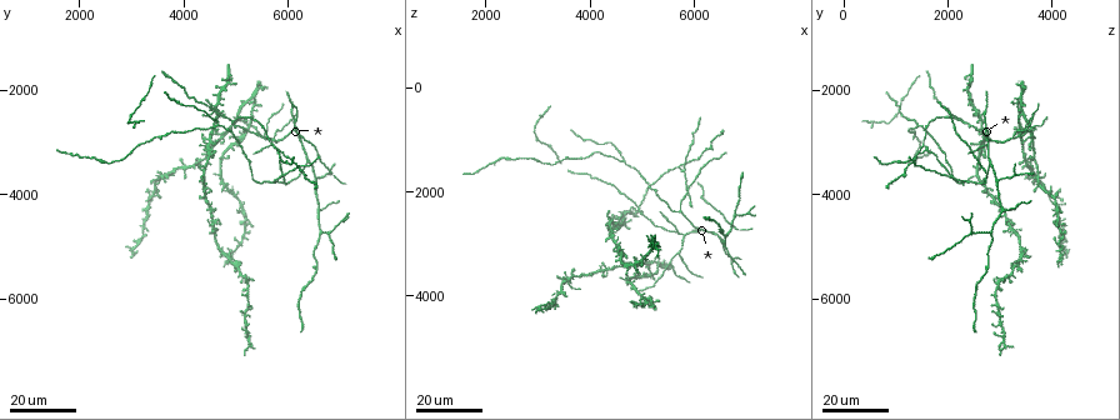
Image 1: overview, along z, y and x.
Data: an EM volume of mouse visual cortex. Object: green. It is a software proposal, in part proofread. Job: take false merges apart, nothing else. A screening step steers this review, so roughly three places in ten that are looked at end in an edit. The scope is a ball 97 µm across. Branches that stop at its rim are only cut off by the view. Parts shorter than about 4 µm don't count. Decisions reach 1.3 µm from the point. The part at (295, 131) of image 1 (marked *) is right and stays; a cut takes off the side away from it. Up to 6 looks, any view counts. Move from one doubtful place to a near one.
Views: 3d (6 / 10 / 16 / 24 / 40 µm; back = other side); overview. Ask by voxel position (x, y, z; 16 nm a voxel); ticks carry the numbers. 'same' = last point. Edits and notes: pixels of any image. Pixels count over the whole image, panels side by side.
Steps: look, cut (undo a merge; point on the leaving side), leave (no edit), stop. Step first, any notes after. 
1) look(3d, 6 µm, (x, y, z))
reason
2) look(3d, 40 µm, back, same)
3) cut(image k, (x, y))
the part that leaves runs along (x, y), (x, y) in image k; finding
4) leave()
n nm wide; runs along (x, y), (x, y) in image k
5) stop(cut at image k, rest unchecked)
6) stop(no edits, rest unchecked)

look(3d, 24 µm, (4900, 2550, 2300))
three-way junction

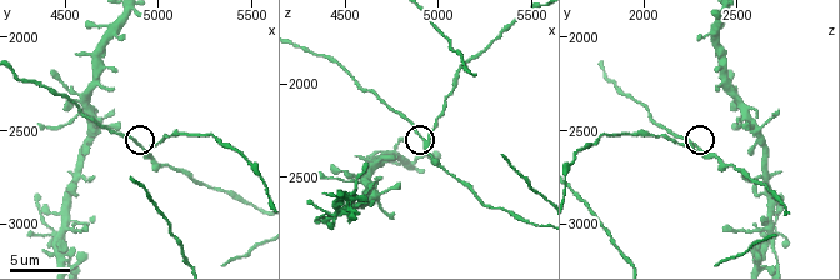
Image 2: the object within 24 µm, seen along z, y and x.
look(3d, 6 µm, (4920, 2600, 2300))
zoom in

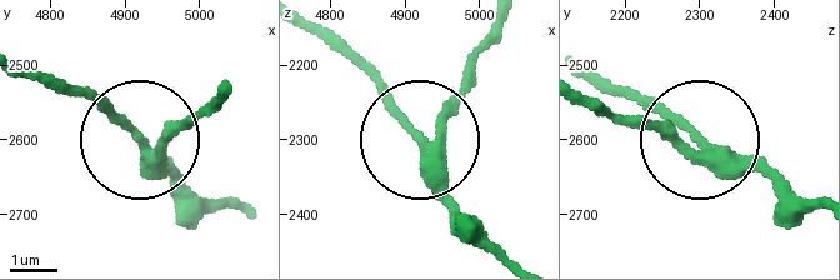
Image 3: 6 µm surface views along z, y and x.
look(3d, 6 µm, back, (4915, 2595, 2290))

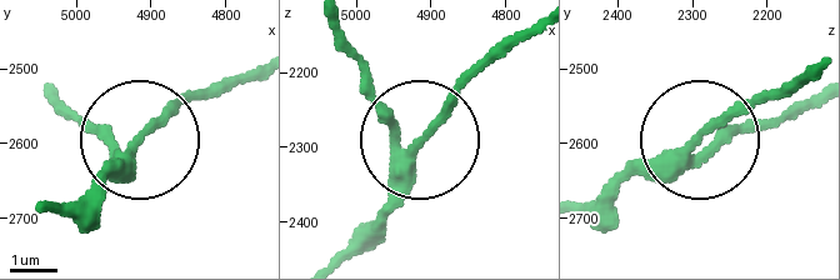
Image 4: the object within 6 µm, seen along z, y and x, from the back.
leave()
runs along (334, 256), (389, 196), (405, 149), (496, 56) in image 4; one cell here

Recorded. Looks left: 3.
look(3d, 24 µm, (6600, 4350, 3050))
a fork

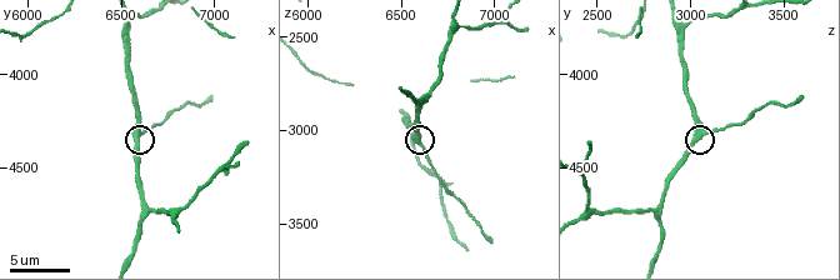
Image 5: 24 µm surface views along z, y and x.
look(3d, 6 µm, (6600, 4320, 3060))
zoom in

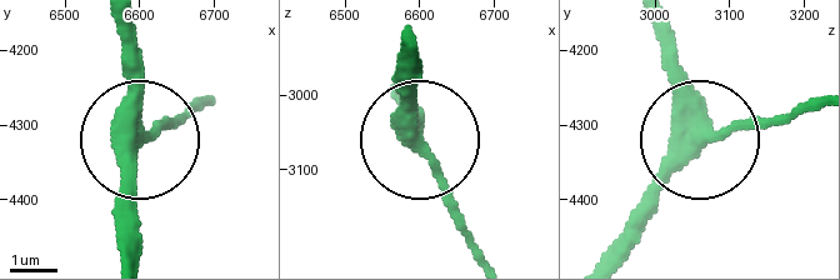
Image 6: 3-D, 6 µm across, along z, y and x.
leave()
3 arms; runs along (118, 23), (134, 139), (205, 106) in image 6; continuous, no second cell

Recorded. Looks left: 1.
look(3d, 6 µm, (6660, 4720, 2800))
three arms meet

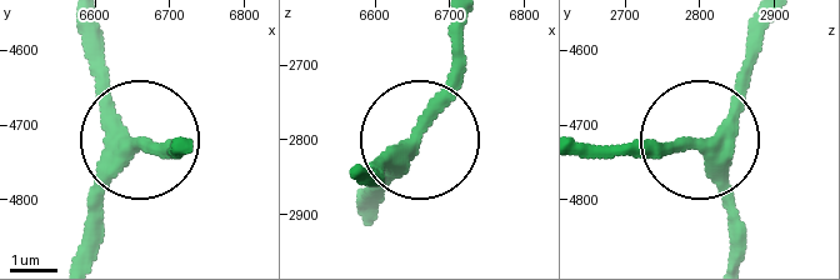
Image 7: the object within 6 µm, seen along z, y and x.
leave()
side arm 23 µm; runs along (365, 210), (416, 150), (465, 23) in image 7; continuous, no second cell

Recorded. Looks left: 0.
stop(no edits, rest unchecked)

